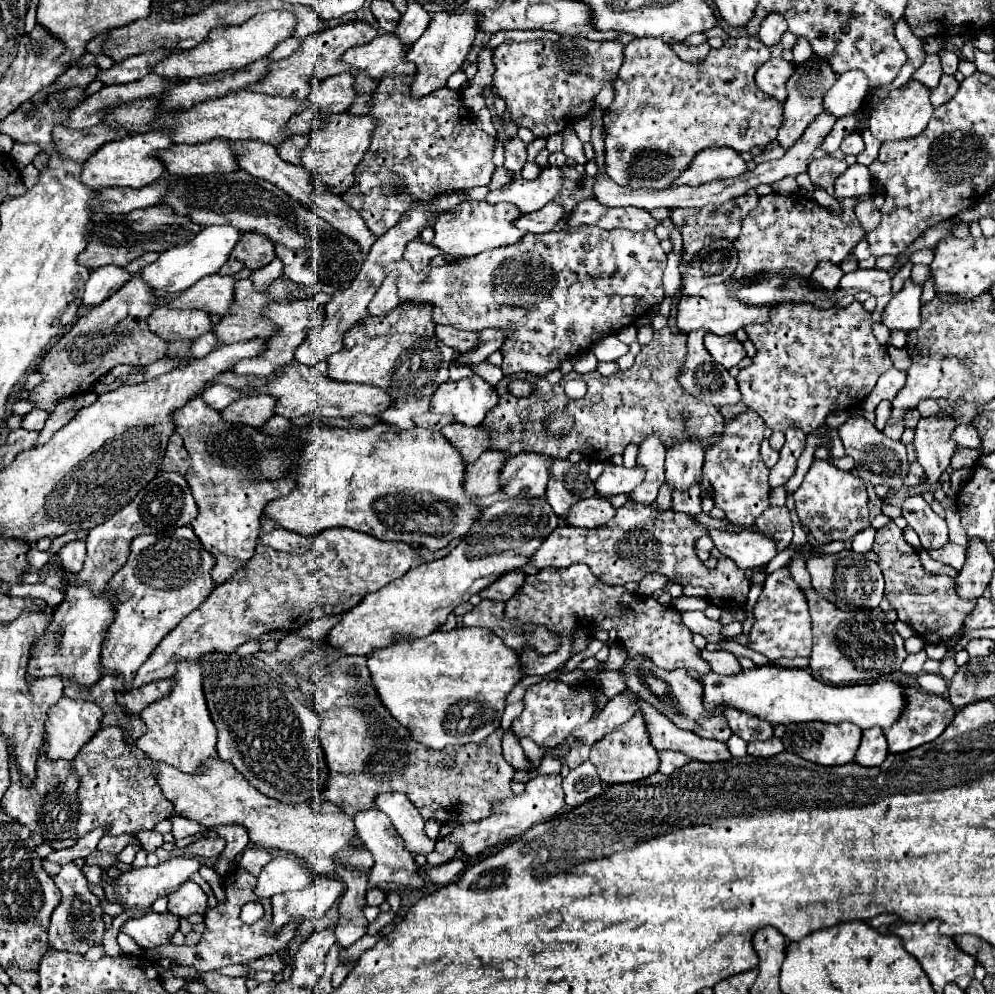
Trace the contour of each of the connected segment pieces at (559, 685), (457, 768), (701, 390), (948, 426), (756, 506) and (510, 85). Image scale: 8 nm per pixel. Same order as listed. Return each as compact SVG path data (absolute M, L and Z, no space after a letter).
M551 680L529 686L523 698L525 708L521 716L513 720L513 732L517 738L531 738L539 748L555 748L573 732L573 728L587 722L597 712L599 692L601 690L597 690L593 682L569 686L561 680Z
M349 656L347 664L337 666L337 670L329 672L329 676L317 684L317 690L309 696L309 700L321 718L319 740L325 752L327 768L329 772L335 772L329 778L323 796L345 812L371 808L375 796L381 792L403 792L419 808L419 812L423 812L425 820L443 820L443 810L449 810L449 822L477 822L491 814L493 802L511 800L515 796L511 790L511 778L515 770L507 764L501 750L501 738L505 734L503 728L497 728L497 732L493 732L493 736L481 744L445 746L443 750L425 748L425 744L413 740L413 736L409 736L409 728L397 724L397 720L393 720L389 710L381 704L381 698L373 688L371 672L367 668L367 656Z
M689 332L687 334L687 360L679 372L679 384L697 400L705 402L705 404L713 404L713 406L725 406L725 404L735 404L741 400L739 388L735 378L729 376L729 372L725 368L721 368L721 364L717 364L713 360L713 356L709 356L709 350L705 348L705 338L707 332Z
M933 414L919 420L913 444L917 450L917 462L925 470L927 484L935 484L939 480L959 448L951 438L955 428L955 420L947 414Z
M753 410L741 412L737 418L725 420L719 442L711 444L705 452L703 476L713 486L713 502L725 512L725 516L737 526L751 526L755 518L769 508L769 468L759 456L759 444L763 440L766 425Z
M563 36L561 40L503 42L493 52L495 92L505 98L515 122L529 128L537 138L549 138L563 132L569 124L589 114L595 96L615 76L623 64L621 42L593 42L583 36Z

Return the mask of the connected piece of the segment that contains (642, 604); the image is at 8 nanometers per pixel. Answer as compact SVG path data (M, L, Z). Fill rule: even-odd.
M573 564L569 568L543 568L539 574L527 576L523 588L505 602L505 620L509 620L509 624L545 624L547 628L553 628L557 636L561 636L561 648L557 648L557 652L551 652L549 656L537 656L537 652L521 652L523 674L527 676L545 676L557 670L559 666L563 666L571 658L573 632L579 626L585 628L589 634L595 634L597 630L605 630L605 632L617 630L617 640L627 650L629 656L645 656L647 660L653 660L653 664L657 664L659 668L697 670L699 676L711 672L709 664L701 660L701 648L693 644L691 632L685 628L685 624L681 624L681 614L671 604L659 604L653 598L631 594L627 592L625 586L607 586L599 582L599 578L589 570L587 564Z

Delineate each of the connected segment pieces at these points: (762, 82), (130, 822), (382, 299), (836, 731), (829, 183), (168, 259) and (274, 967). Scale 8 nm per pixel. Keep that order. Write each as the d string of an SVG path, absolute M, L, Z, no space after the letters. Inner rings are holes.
M769 58L765 64L761 64L757 68L755 82L757 82L759 90L777 98L779 102L785 102L785 98L787 98L785 82L789 80L791 74L793 74L791 62L785 62L783 58Z
M107 726L99 730L85 748L75 756L73 764L79 774L79 798L81 812L75 828L75 838L87 834L97 826L109 826L109 834L137 834L139 830L153 830L153 826L173 814L173 804L165 800L157 780L153 778L151 764L145 762L145 754L129 748L123 740L119 726Z
M389 272L387 278L383 280L381 288L377 290L375 298L369 302L367 312L371 316L387 316L393 308L399 306L399 296L397 296L397 272Z
M803 722L803 724L789 724L783 736L785 750L823 766L837 766L847 764L855 758L855 752L861 742L861 728L851 722L841 724L825 724L825 722Z
M831 156L809 162L809 178L811 178L811 182L825 188L829 194L835 192L833 184L845 170L847 170L847 162L831 158Z
M205 226L201 234L197 234L191 242L185 246L169 248L163 252L153 264L145 266L141 270L141 276L145 282L149 282L155 290L165 290L165 292L183 292L191 288L195 282L199 282L205 276L217 274L219 268L229 260L233 246L241 240L241 232L233 226Z
M271 954L271 956L263 956L263 958L259 958L259 960L255 960L255 962L251 962L249 964L249 974L253 974L253 972L259 972L259 970L269 970L269 972L273 972L273 974L277 974L277 972L281 972L283 970L283 962L281 962L281 958L277 956L277 954Z

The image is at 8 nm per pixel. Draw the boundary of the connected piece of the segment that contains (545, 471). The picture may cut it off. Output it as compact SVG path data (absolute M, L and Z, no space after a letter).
M533 452L511 456L501 470L503 490L509 496L543 496L553 460L553 456L533 456Z

